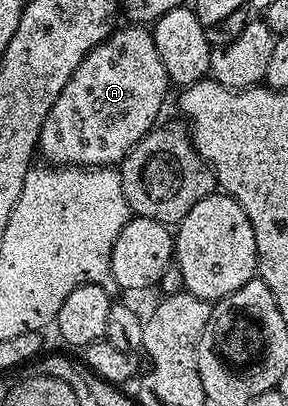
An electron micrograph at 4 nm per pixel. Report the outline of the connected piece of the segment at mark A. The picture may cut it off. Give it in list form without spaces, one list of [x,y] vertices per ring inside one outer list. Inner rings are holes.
[[[128,23],[123,27],[117,28],[109,35],[107,41],[103,41],[101,45],[95,47],[86,54],[82,59],[82,63],[78,63],[78,67],[74,71],[74,75],[70,79],[70,83],[66,83],[66,87],[62,87],[62,95],[58,95],[58,99],[54,99],[54,107],[50,107],[50,111],[46,115],[46,119],[42,123],[40,131],[40,144],[38,146],[39,156],[44,156],[49,166],[52,167],[116,167],[124,160],[125,155],[138,144],[145,135],[157,124],[156,116],[160,113],[160,108],[164,105],[164,100],[168,97],[168,89],[170,90],[170,82],[166,75],[166,67],[162,67],[162,59],[158,55],[158,47],[154,47],[154,39],[152,38],[151,28],[145,27],[140,23]]]

